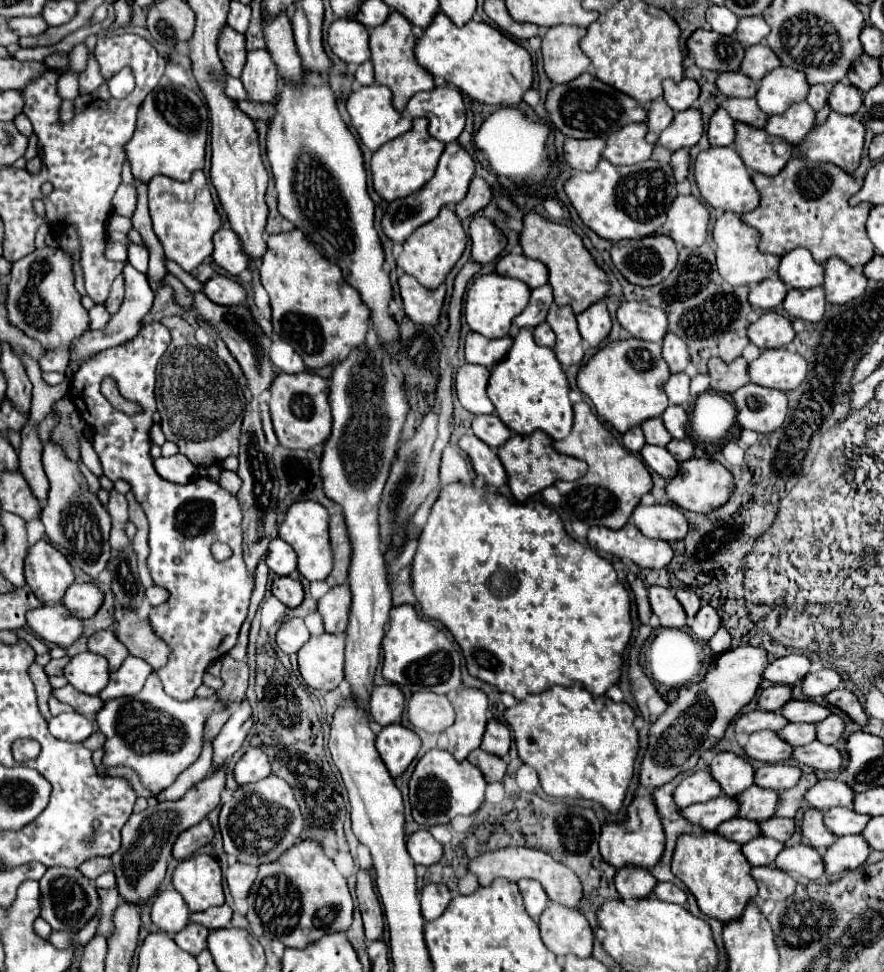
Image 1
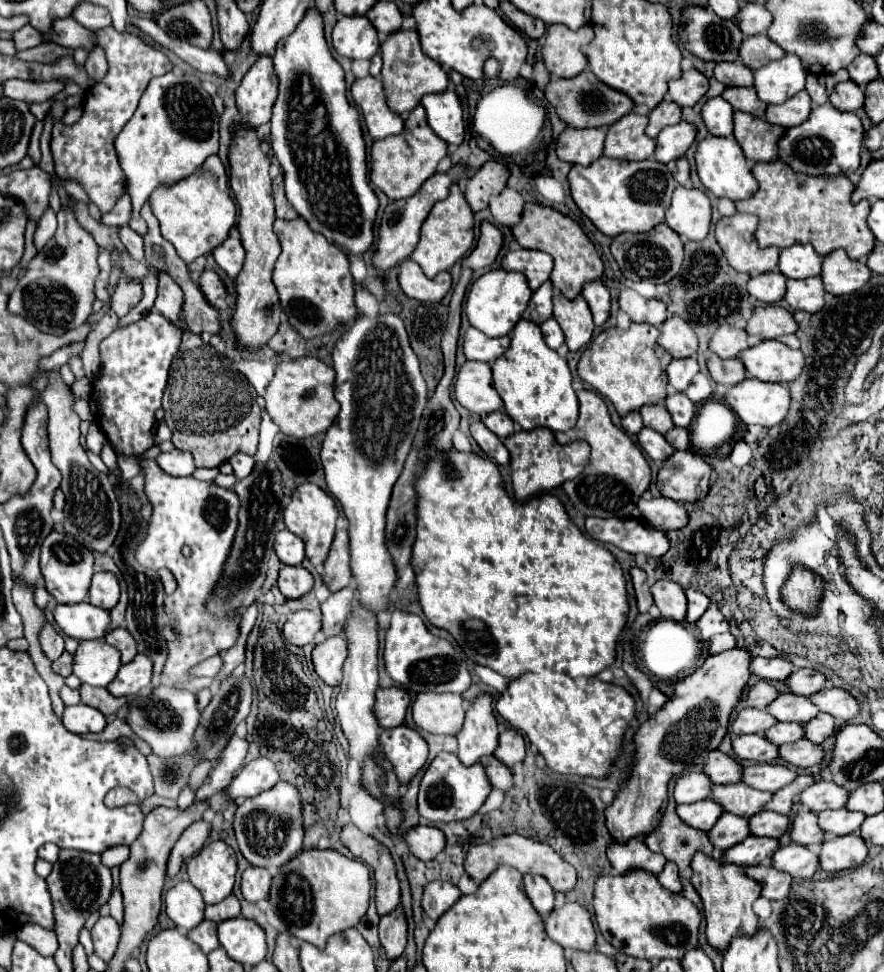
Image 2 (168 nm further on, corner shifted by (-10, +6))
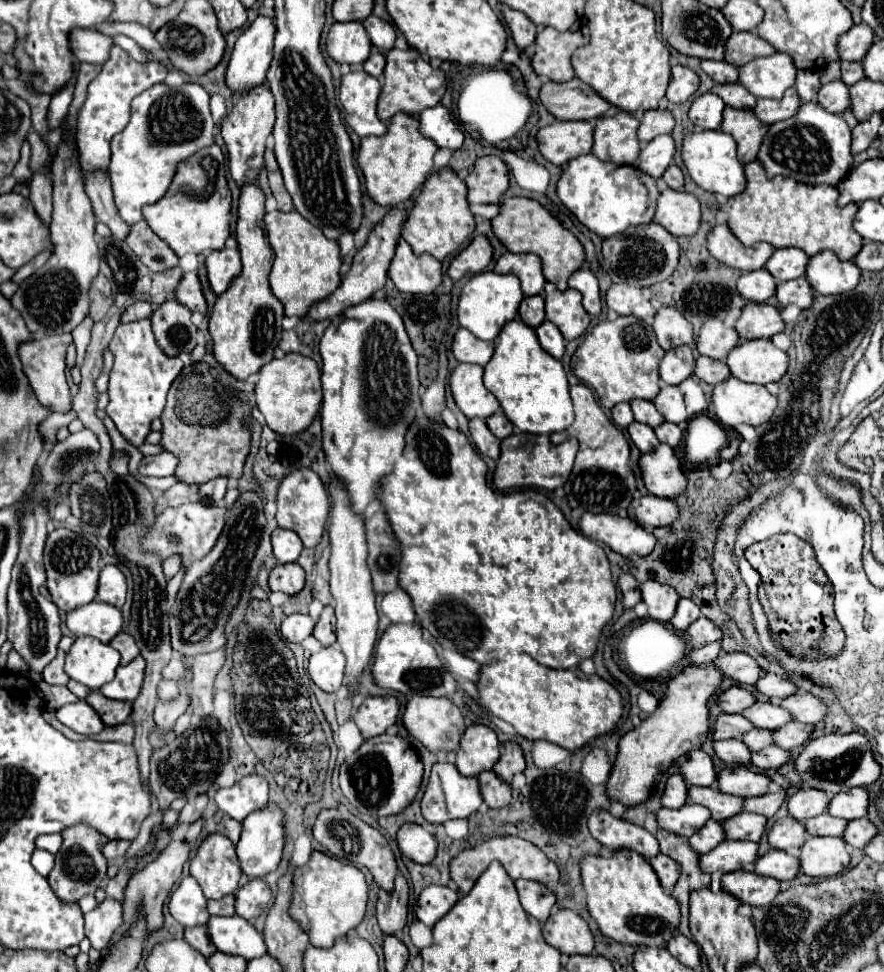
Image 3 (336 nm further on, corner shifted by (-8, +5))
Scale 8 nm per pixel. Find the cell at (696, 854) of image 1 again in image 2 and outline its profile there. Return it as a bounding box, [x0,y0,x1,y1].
[692,853,760,951]

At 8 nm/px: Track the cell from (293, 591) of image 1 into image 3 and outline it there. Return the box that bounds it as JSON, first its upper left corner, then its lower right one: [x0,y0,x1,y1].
[268,564,304,596]

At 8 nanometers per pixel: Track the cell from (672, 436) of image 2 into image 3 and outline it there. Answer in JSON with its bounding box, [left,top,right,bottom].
[654,422,684,448]

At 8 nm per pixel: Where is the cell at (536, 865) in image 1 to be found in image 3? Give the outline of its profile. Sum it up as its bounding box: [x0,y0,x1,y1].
[450,836,560,894]

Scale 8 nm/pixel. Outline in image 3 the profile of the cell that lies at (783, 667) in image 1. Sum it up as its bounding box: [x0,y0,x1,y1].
[714,652,762,686]

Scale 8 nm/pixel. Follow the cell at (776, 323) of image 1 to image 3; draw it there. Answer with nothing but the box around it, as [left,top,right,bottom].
[736,302,784,340]

